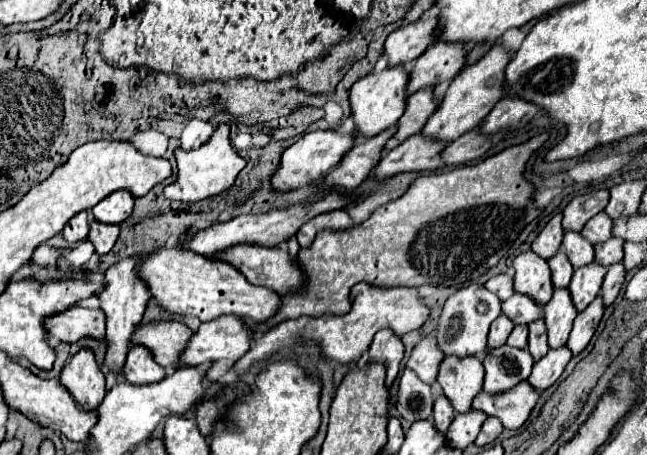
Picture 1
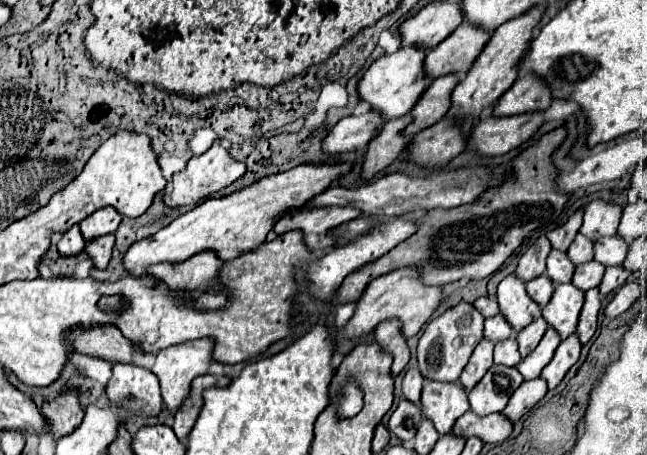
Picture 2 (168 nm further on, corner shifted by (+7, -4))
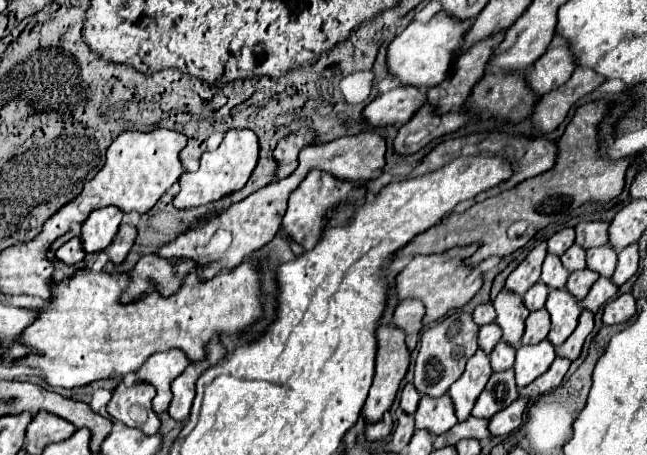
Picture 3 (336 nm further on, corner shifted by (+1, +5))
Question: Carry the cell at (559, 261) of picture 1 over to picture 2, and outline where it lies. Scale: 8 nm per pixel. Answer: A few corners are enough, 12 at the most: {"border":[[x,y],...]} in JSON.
{"border":[[547,275],[527,283],[529,293],[541,307],[549,303],[555,285]]}

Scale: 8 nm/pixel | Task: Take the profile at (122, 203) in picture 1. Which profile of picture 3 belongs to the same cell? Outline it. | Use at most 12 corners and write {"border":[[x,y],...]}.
{"border":[[99,208],[81,226],[87,254],[103,252],[115,238],[123,212]]}

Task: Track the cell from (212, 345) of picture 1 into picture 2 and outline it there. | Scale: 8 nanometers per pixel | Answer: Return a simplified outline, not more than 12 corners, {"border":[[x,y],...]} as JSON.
{"border":[[209,339],[179,343],[157,353],[167,409],[189,397],[191,381],[209,373]]}

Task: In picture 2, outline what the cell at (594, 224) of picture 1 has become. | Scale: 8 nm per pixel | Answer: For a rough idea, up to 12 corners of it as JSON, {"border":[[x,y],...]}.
{"border":[[579,233],[567,255],[575,265],[593,259],[593,243]]}

